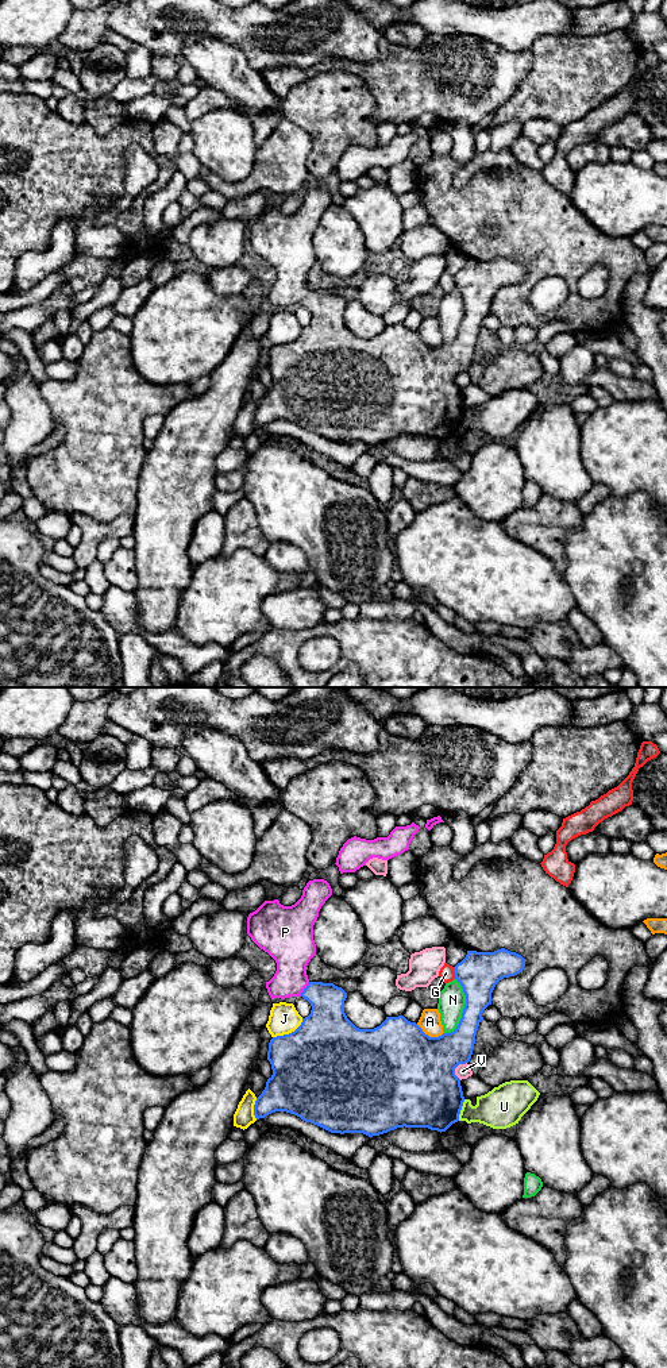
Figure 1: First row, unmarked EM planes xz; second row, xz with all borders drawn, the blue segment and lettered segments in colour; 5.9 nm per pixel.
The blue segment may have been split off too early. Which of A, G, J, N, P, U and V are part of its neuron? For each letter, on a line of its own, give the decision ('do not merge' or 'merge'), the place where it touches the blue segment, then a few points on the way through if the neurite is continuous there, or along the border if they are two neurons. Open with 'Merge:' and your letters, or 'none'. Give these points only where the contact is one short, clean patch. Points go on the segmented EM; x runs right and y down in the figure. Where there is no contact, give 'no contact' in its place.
Merge: P
A: do not merge | xz (428, 1036)
G: do not merge | xz (454, 971)
J: do not merge | xz (289, 1033)
N: do not merge | xz (463, 1009)
P: merge | xz (304, 989) | across xz (327, 1024), (327, 1010), (304, 989), (293, 978), (293, 948)
U: do not merge | xz (461, 1109)
V: do not merge | xz (455, 1067)

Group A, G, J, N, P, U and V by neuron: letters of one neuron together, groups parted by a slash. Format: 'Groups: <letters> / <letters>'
Groups: A / G / J / N / P / U / V

